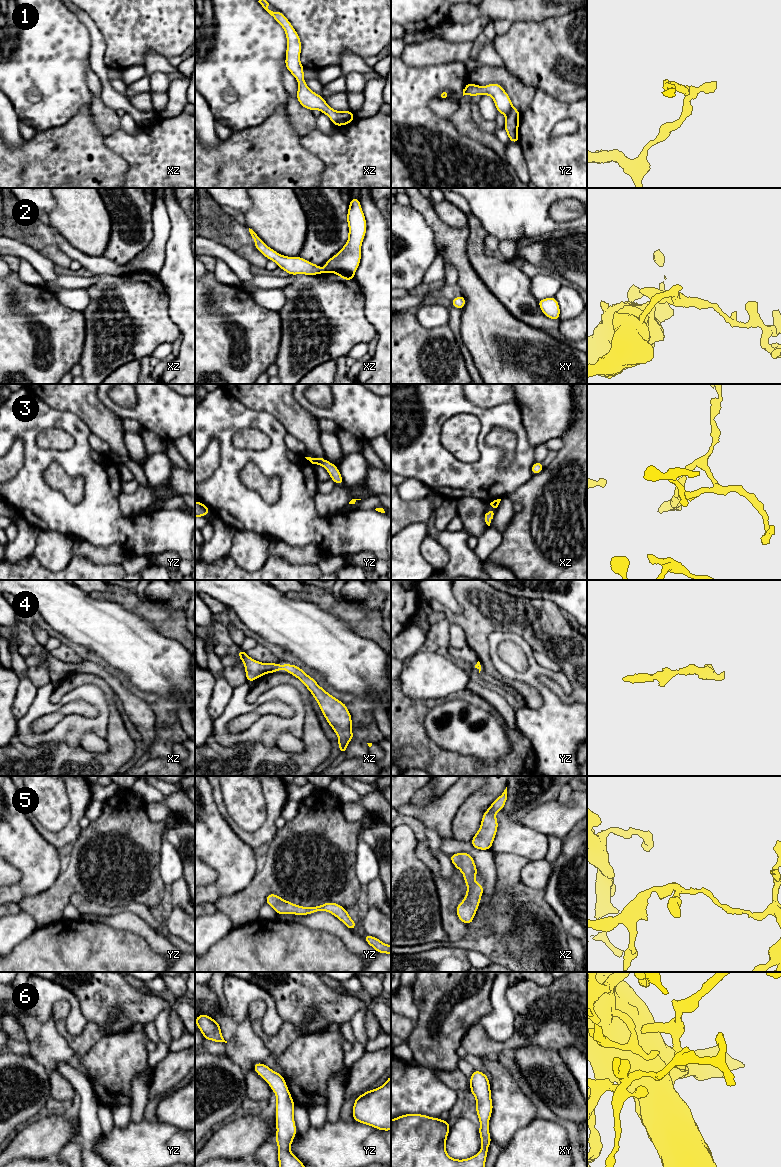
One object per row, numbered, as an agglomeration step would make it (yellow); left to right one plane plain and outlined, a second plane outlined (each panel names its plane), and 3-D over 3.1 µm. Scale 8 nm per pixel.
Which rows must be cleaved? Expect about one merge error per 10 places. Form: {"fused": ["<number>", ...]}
{"fused": []}

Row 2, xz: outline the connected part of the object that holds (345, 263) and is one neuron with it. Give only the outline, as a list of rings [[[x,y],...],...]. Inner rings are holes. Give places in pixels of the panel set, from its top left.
[[[351,197],[347,212],[347,225],[349,226],[347,243],[341,248],[340,252],[337,252],[334,257],[325,262],[323,269],[300,256],[281,255],[267,246],[252,229],[249,228],[249,232],[254,240],[255,248],[289,275],[335,273],[341,279],[352,281],[360,265],[361,247],[367,229],[366,218],[358,198]]]

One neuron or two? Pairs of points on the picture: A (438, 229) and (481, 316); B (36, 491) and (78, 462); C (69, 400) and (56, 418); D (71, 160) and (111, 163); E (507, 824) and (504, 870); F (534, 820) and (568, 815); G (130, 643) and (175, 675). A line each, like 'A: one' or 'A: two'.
A: one
B: one
C: two
D: one
E: two
F: one
G: one

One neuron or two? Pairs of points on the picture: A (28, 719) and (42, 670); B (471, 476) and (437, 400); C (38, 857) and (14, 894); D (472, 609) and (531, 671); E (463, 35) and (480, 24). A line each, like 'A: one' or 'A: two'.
A: two
B: one
C: one
D: two
E: one

